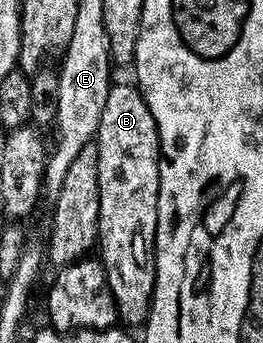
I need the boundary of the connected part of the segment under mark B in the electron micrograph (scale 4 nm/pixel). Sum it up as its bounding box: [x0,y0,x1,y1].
[94,83,161,326]

